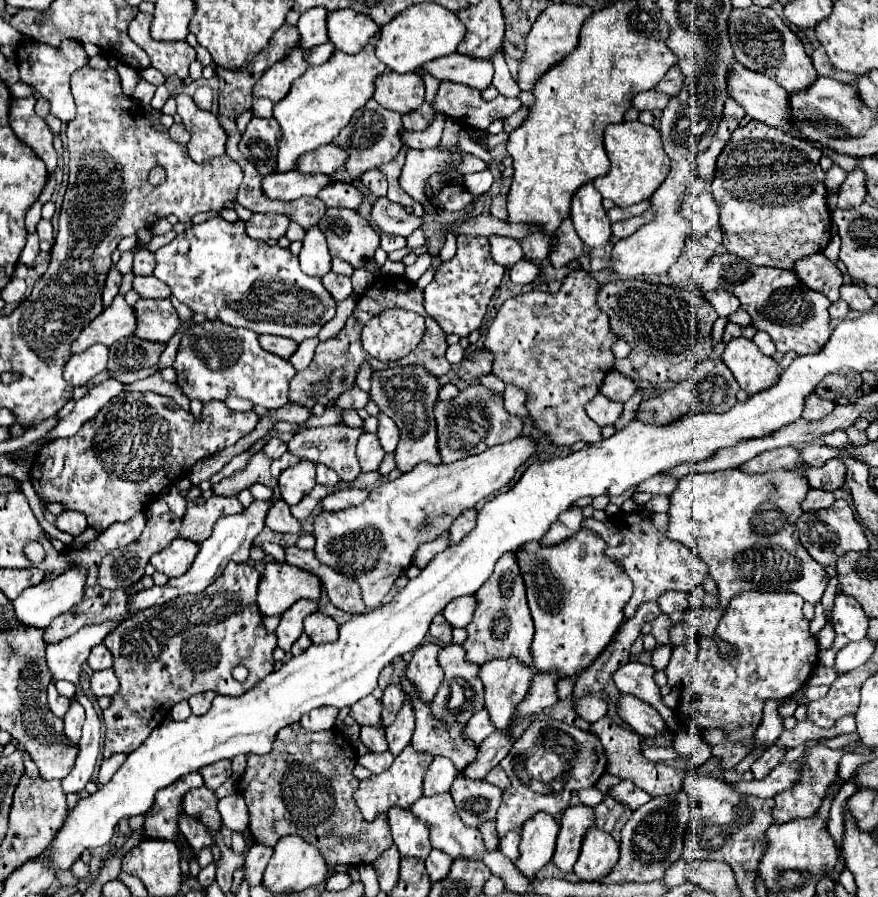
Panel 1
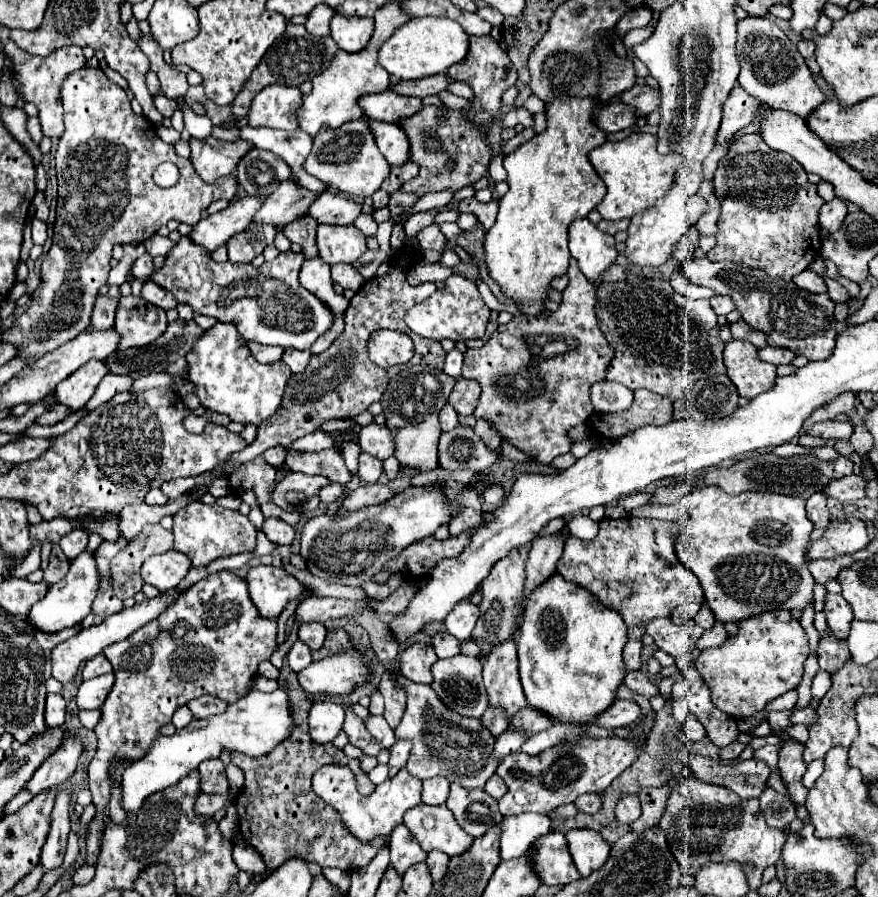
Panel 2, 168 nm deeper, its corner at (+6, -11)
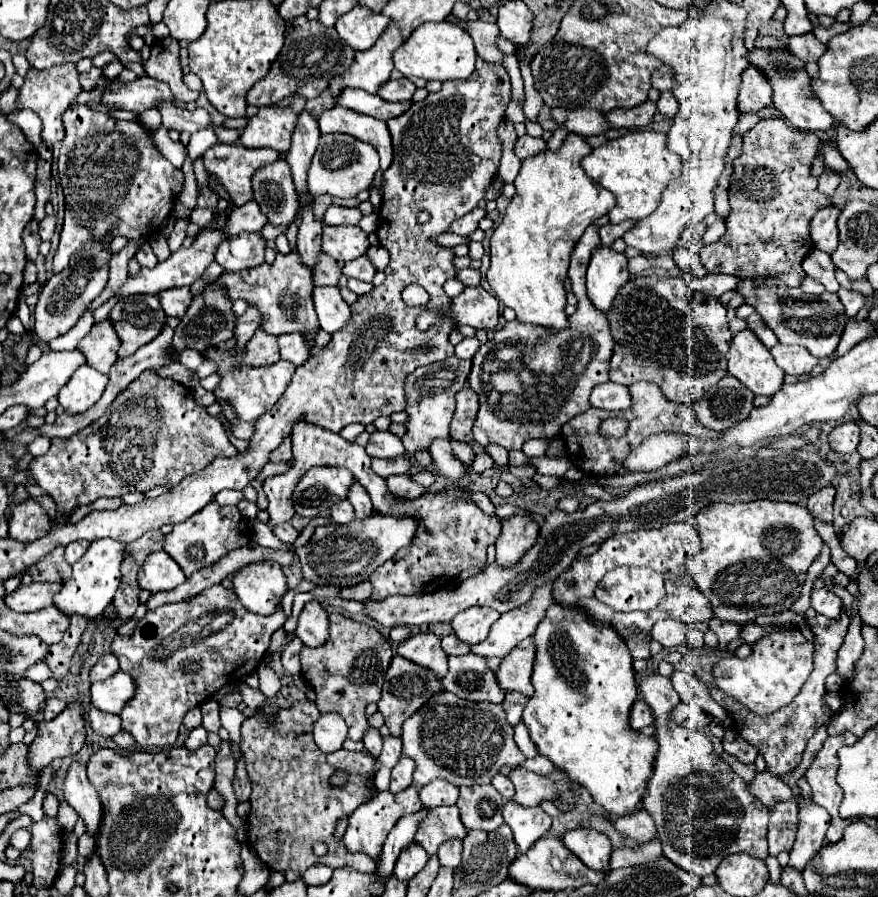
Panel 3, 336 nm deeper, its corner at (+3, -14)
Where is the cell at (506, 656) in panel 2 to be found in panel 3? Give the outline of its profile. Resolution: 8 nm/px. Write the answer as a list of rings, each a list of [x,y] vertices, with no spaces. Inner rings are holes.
[[[517,644],[495,670],[497,684],[503,692],[521,692],[525,696],[533,694],[531,686],[533,670],[533,644]]]

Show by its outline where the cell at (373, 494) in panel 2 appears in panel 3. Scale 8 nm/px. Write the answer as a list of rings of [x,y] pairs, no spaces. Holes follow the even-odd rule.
[[[409,474],[389,476],[389,478],[385,478],[385,482],[387,482],[389,494],[393,494],[395,498],[407,498],[407,500],[411,500],[411,498],[419,498],[419,496],[425,494],[425,488],[415,484],[415,482],[411,482]]]

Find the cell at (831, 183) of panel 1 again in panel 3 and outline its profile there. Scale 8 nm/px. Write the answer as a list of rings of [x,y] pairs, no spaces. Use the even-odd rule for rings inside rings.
[[[825,170],[821,176],[819,176],[819,192],[825,194],[825,196],[833,196],[835,194],[835,188],[839,186],[841,178],[837,178],[835,174],[829,174],[829,170]]]

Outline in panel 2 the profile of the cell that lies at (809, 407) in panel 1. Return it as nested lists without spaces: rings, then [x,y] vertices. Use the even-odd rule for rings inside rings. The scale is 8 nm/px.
[[[822,421],[812,427],[810,435],[824,439],[850,439],[852,431],[854,425],[850,421]]]

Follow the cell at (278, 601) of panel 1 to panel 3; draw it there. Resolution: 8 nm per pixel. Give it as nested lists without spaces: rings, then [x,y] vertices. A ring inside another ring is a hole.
[[[257,562],[233,576],[239,602],[255,614],[271,616],[287,592],[287,576],[277,562]]]

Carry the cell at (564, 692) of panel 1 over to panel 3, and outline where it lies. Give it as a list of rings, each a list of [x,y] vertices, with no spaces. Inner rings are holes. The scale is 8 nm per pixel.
[[[519,722],[519,724],[515,726],[515,742],[517,742],[517,746],[521,748],[521,752],[523,752],[527,758],[533,758],[533,756],[537,754],[537,746],[533,744],[533,740],[531,740],[531,736],[529,736],[529,730],[527,730],[527,726],[525,726],[523,722]]]

